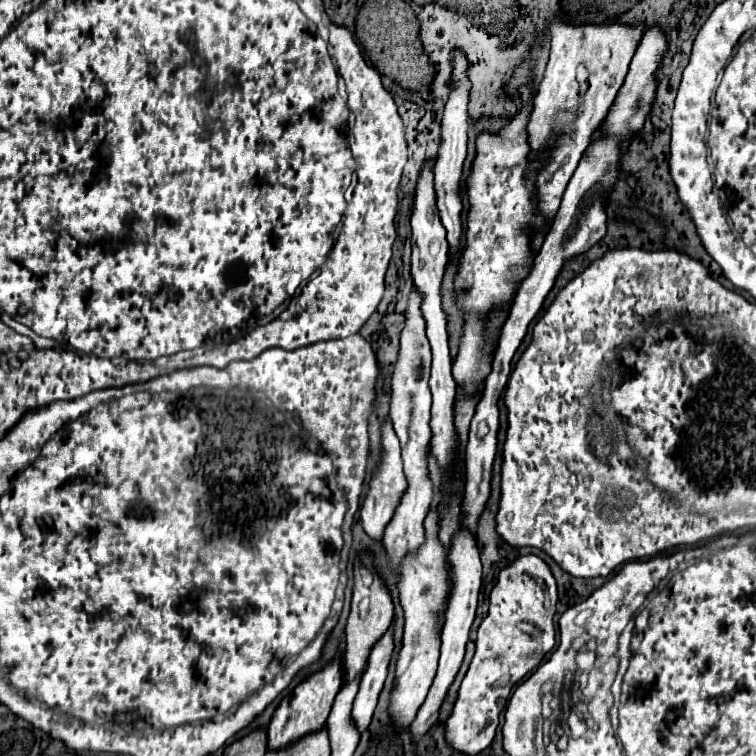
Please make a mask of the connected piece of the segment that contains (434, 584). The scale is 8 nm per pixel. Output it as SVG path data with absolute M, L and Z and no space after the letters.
M436 508L426 516L426 542L420 546L416 556L406 558L404 576L398 584L400 604L404 610L404 634L402 648L396 660L394 688L390 690L388 714L394 724L406 728L416 718L418 706L422 706L428 688L432 686L436 668L438 668L438 650L440 650L440 610L446 598L446 568L444 568L444 548L438 542L438 512Z

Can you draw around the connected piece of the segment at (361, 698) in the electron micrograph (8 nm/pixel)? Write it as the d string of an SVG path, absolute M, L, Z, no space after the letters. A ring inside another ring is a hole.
M388 630L378 646L374 646L372 654L370 654L370 662L366 672L362 674L362 682L358 688L358 694L354 698L352 704L352 720L358 728L358 732L362 734L366 730L366 726L370 724L372 712L376 708L380 690L384 686L386 674L388 674L388 662L390 662L390 654L392 654L392 630Z

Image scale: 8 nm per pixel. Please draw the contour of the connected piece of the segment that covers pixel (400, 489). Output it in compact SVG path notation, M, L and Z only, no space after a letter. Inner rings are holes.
M386 422L386 430L382 430L382 448L384 448L384 454L382 454L382 462L374 474L374 480L370 484L370 492L360 508L360 518L362 518L362 526L364 526L364 532L372 538L372 540L382 540L384 536L384 530L388 526L388 522L392 520L404 492L406 492L406 476L402 472L402 458L400 458L400 442L394 434L394 428L390 422Z

